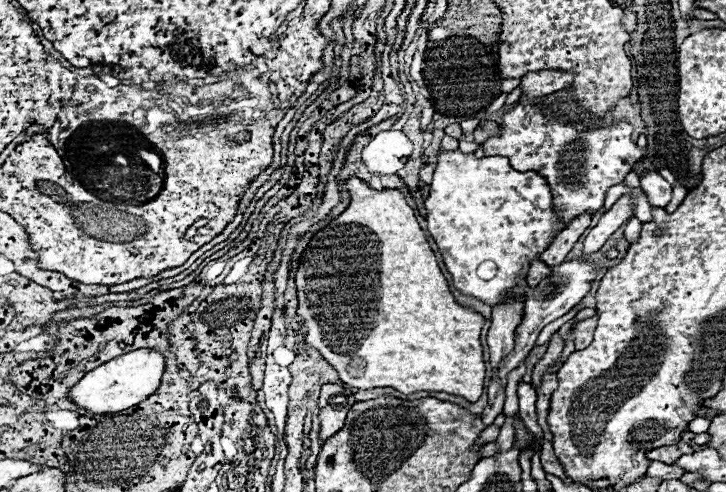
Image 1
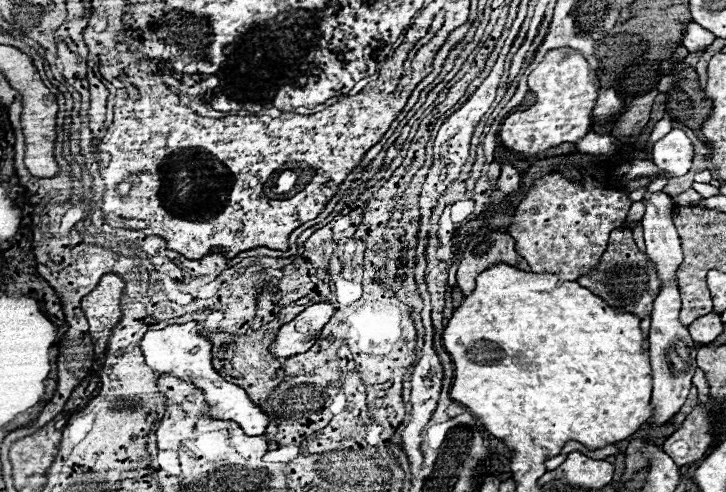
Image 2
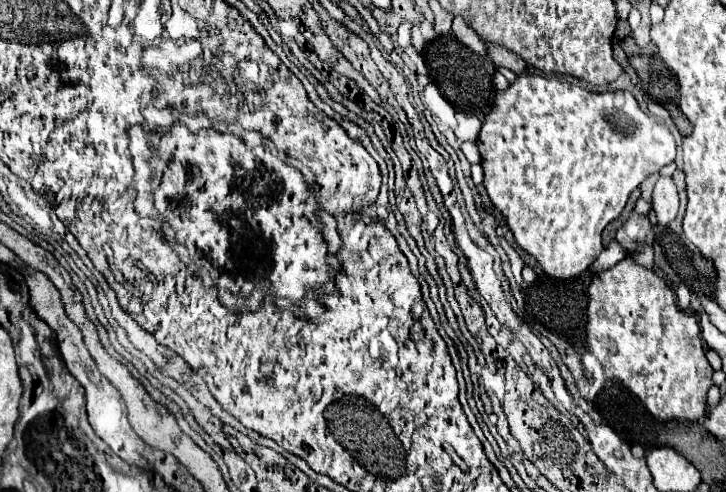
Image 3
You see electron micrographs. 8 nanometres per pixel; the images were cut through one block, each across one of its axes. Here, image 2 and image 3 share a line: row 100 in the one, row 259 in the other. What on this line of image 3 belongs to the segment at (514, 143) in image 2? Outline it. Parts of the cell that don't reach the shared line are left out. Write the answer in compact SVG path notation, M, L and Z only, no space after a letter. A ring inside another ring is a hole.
M522 74L518 76L516 82L512 82L506 90L496 92L494 102L490 106L490 112L484 118L482 130L478 134L478 148L480 148L480 156L482 156L482 168L484 168L484 188L486 194L494 206L496 212L500 212L506 218L508 228L514 234L516 244L528 252L530 256L534 256L538 260L538 264L542 266L542 270L546 274L550 274L552 278L558 280L568 280L574 278L578 274L582 274L596 258L598 254L604 250L602 246L602 230L620 216L622 208L626 206L628 196L654 172L660 172L662 166L670 164L676 156L676 144L674 144L674 136L672 132L664 126L658 124L656 120L652 120L648 114L642 112L642 108L638 106L636 98L632 96L630 90L614 90L614 92L590 92L578 84L570 84L570 82L562 82L562 80L548 80L542 76L528 76Z

